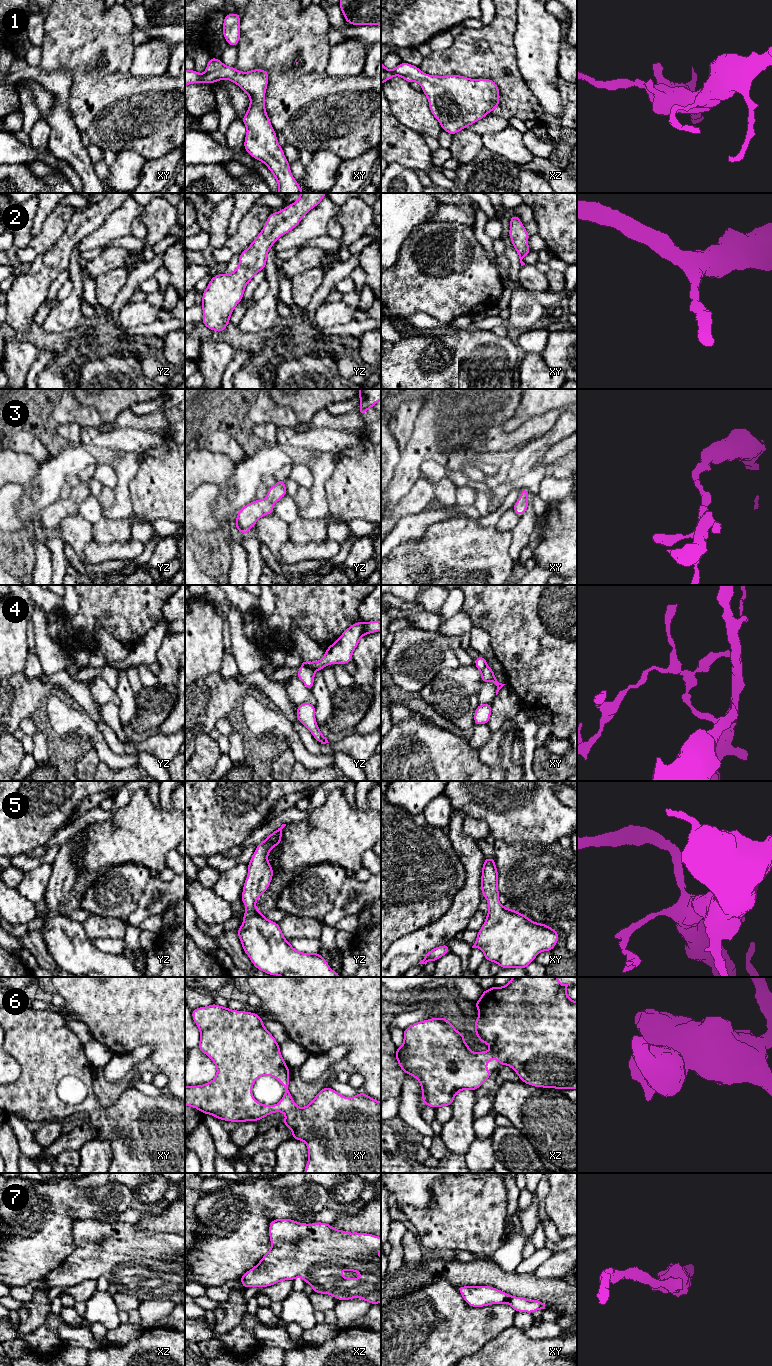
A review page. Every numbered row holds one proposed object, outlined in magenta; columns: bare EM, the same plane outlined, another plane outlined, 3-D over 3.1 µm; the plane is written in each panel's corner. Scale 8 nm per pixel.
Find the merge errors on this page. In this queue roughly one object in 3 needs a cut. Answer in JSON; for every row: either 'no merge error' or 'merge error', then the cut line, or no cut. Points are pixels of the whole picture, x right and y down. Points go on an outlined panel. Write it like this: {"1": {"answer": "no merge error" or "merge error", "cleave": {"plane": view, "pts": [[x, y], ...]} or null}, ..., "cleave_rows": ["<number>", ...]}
{"1": {"answer": "no merge error", "cleave": null}, "2": {"answer": "no merge error", "cleave": null}, "3": {"answer": "no merge error", "cleave": null}, "4": {"answer": "merge error", "cleave": {"plane": "yz", "pts": [[302, 665], [316, 669]]}}, "5": {"answer": "no merge error", "cleave": null}, "6": {"answer": "no merge error", "cleave": null}, "7": {"answer": "no merge error", "cleave": null}, "cleave_rows": ["4"]}

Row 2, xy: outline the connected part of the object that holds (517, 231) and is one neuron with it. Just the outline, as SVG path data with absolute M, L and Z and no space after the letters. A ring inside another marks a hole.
M513 214L510 219L509 237L512 239L514 249L518 252L521 266L525 265L522 259L531 252L528 246L529 236L521 220Z

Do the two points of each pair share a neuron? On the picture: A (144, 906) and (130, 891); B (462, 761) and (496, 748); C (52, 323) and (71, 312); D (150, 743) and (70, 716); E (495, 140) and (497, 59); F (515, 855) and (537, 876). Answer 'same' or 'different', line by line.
A: different
B: different
C: same
D: different
E: different
F: same

